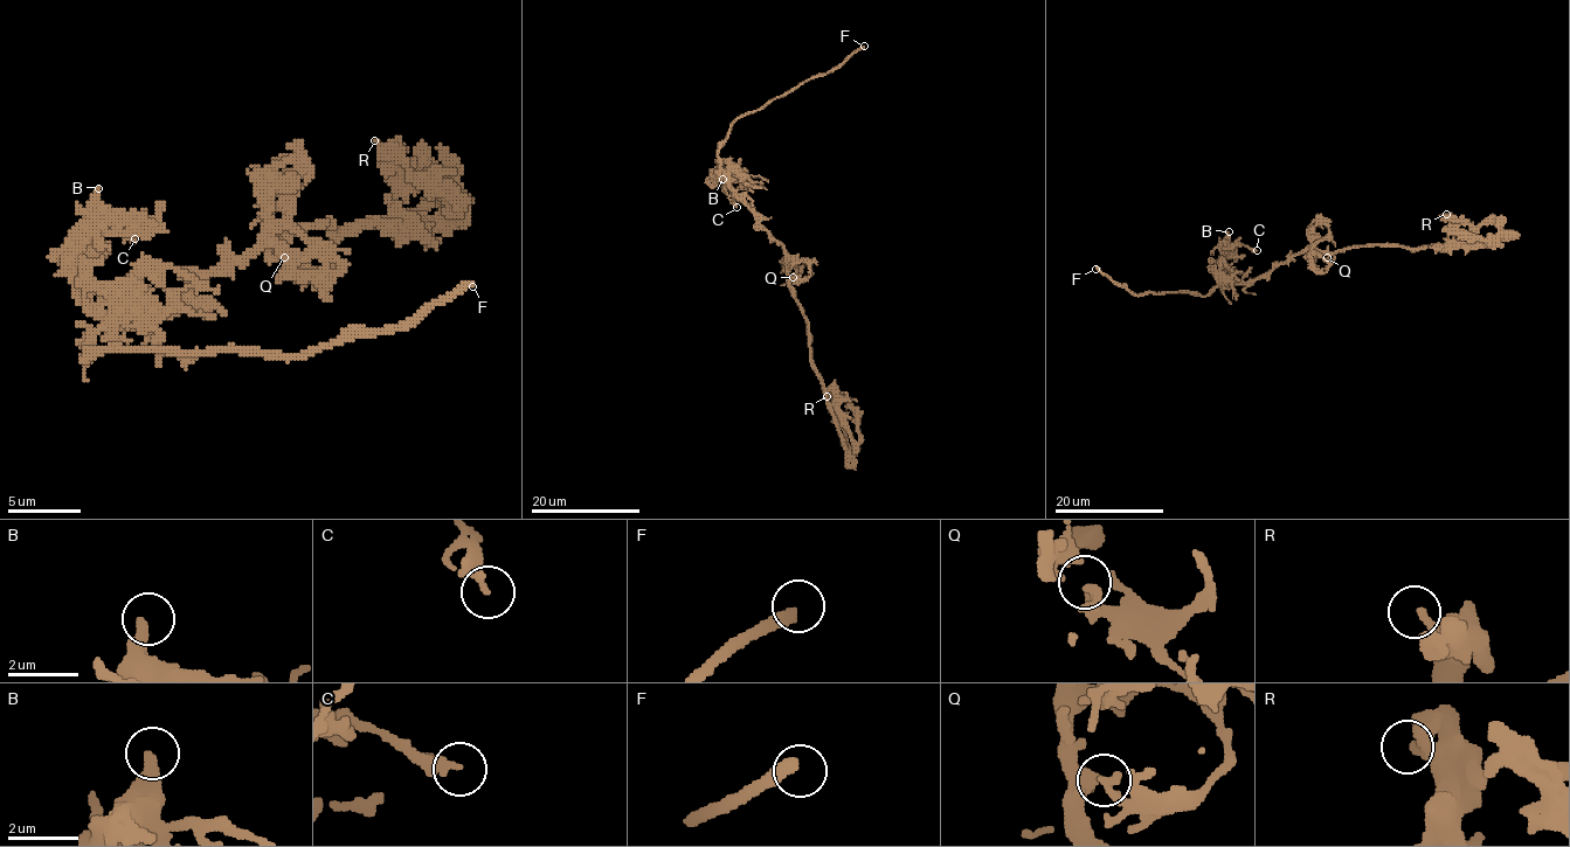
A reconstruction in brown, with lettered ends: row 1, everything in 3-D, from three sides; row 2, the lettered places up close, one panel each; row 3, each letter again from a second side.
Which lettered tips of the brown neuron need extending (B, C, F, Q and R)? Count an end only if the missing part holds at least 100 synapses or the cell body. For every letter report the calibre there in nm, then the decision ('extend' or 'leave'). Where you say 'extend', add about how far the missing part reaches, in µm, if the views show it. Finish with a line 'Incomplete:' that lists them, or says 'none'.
B: 400 nm | leave
C: 170 nm | leave
F: 360 nm | extend | 30 µm
Q: 200 nm | leave
R: 300 nm | leave
Incomplete: F

